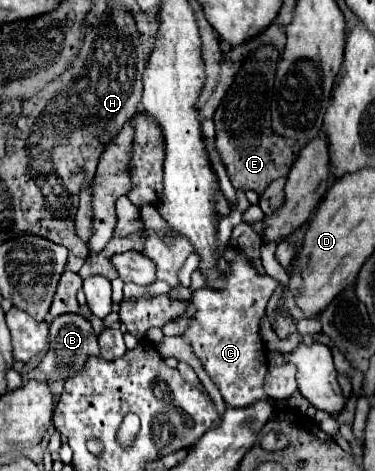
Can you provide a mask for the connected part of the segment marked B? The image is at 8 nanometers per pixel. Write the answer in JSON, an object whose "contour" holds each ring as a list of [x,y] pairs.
{"contour":[[[69,313],[69,315],[61,315],[61,317],[53,319],[49,333],[51,333],[49,351],[35,369],[31,369],[23,375],[27,381],[31,381],[31,379],[41,381],[41,383],[65,381],[65,379],[69,379],[69,375],[73,375],[73,371],[79,371],[81,367],[85,367],[85,359],[89,359],[89,355],[99,355],[99,343],[93,333],[93,327],[81,315]]]}

